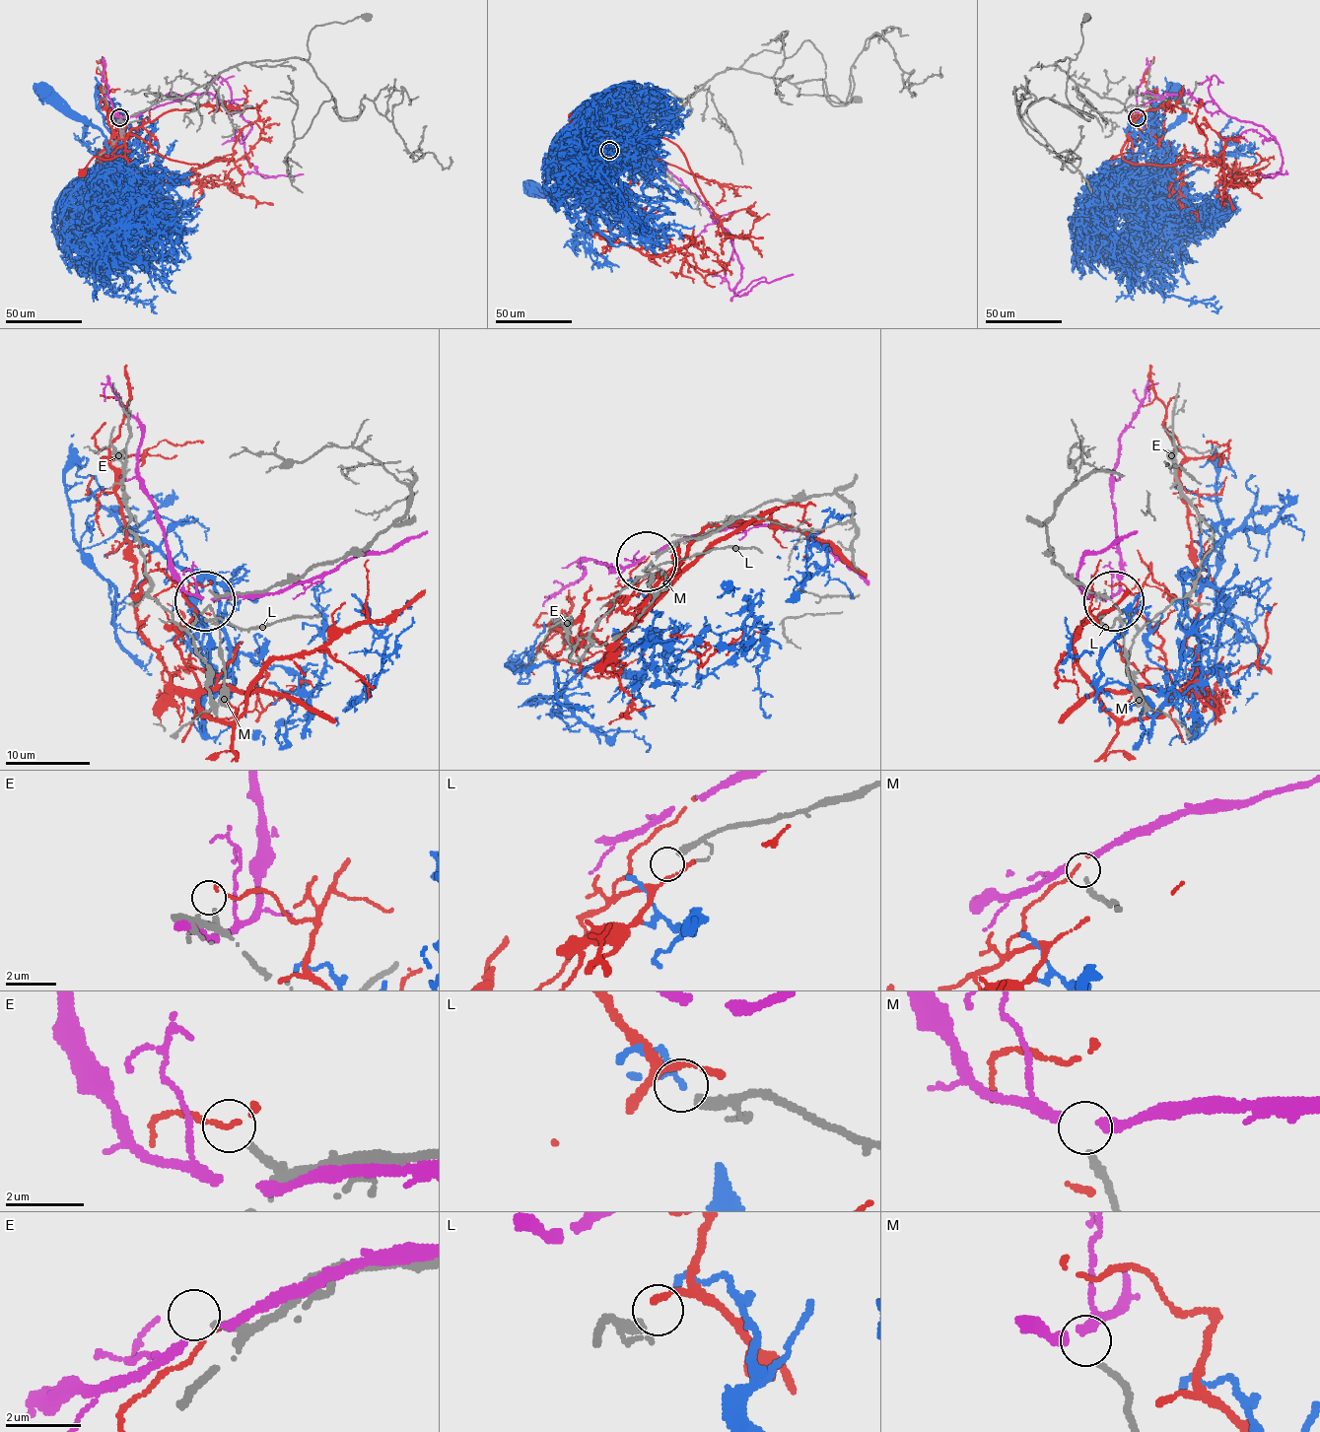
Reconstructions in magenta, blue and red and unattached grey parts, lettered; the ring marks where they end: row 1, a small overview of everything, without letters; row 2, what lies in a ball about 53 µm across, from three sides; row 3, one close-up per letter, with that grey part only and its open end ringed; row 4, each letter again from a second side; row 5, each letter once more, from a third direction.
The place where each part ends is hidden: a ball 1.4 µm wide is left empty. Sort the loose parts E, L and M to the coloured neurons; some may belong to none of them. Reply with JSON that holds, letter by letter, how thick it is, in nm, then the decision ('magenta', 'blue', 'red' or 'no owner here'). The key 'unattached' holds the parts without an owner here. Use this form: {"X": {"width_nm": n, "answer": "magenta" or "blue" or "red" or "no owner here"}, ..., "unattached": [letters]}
{"E": {"width_nm": 180, "answer": "no owner here"}, "L": {"width_nm": 300, "answer": "no owner here"}, "M": {"width_nm": 150, "answer": "no owner here"}, "unattached": ["E", "L", "M"]}

